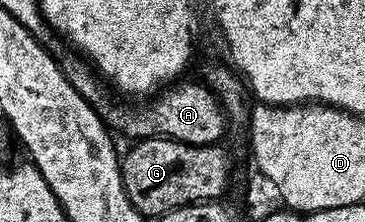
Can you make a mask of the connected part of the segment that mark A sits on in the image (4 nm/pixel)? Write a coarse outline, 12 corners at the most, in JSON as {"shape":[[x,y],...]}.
{"shape":[[77,53],[64,76],[111,131],[130,140],[223,141],[226,112],[201,81],[179,81],[147,106],[117,106]]}

